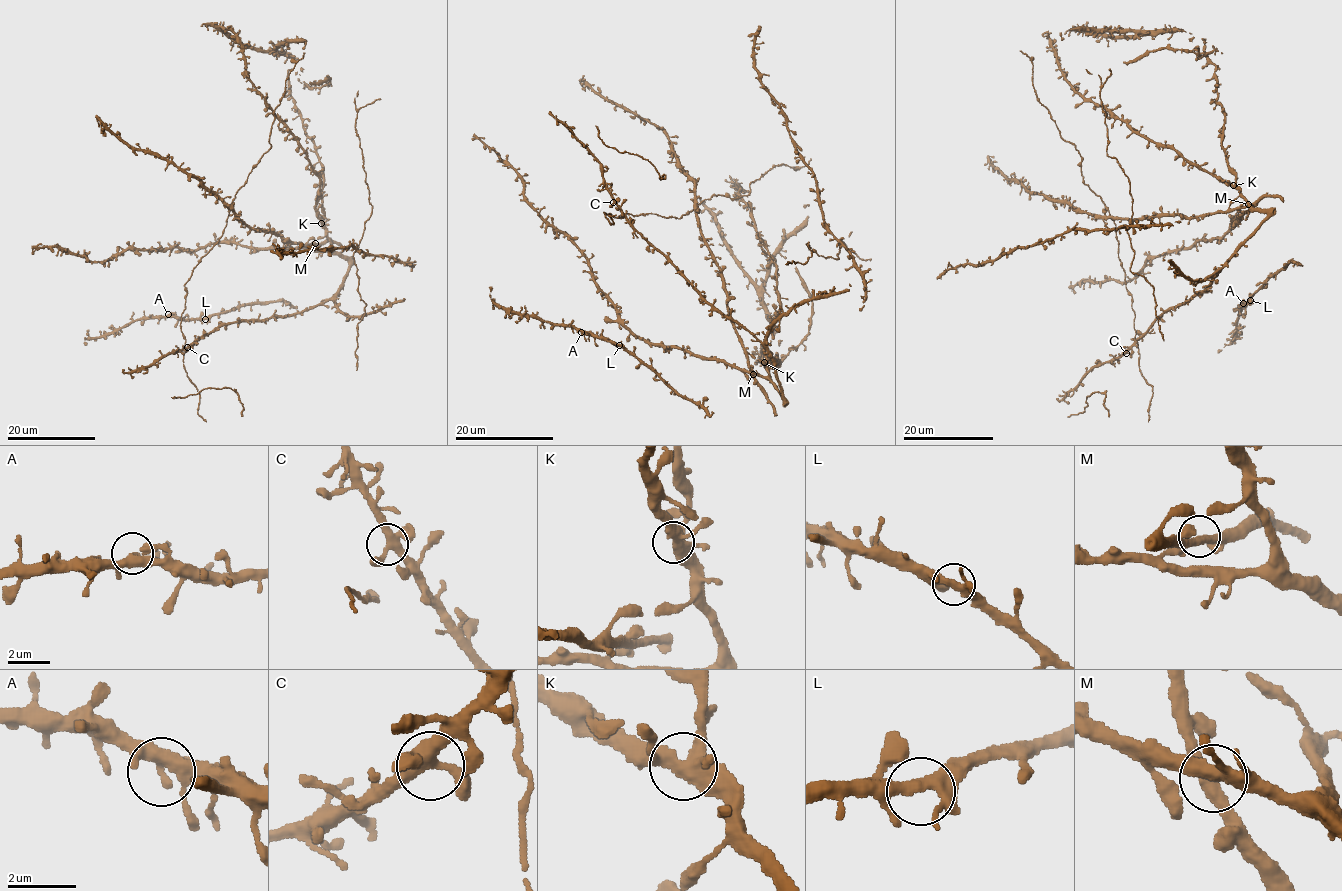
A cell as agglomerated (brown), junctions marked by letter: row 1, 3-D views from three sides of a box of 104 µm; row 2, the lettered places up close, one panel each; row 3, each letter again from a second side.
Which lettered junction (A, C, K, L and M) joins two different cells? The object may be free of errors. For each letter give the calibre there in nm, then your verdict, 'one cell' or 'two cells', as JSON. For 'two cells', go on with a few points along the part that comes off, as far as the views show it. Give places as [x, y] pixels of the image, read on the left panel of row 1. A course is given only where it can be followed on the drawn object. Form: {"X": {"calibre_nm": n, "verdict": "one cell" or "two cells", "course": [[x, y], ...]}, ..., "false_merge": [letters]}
{"A": {"calibre_nm": 360, "verdict": "one cell"}, "C": {"calibre_nm": 400, "verdict": "one cell"}, "K": {"calibre_nm": 420, "verdict": "one cell"}, "L": {"calibre_nm": 320, "verdict": "one cell"}, "M": {"calibre_nm": 300, "verdict": "one cell"}, "false_merge": []}

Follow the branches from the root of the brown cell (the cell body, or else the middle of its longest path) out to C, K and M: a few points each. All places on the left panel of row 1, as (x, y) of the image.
C: (308, 308), (263, 320), (242, 319), (222, 323), (187, 347)
K: (308, 308), (320, 305), (335, 294), (349, 263), (334, 249), (321, 223)
M: (308, 308), (320, 305), (335, 294), (349, 263), (331, 252), (308, 248), (315, 243)

